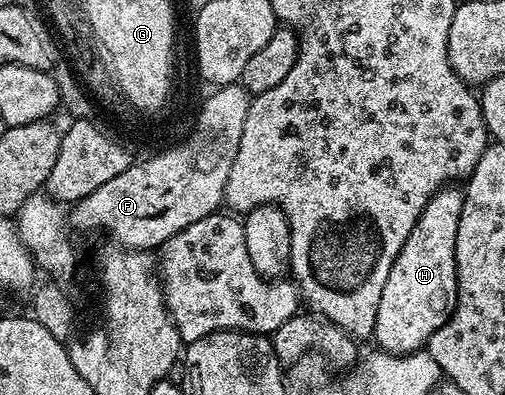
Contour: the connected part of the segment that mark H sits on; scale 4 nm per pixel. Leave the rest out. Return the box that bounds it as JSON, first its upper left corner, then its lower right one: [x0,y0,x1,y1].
[373,187,463,356]

